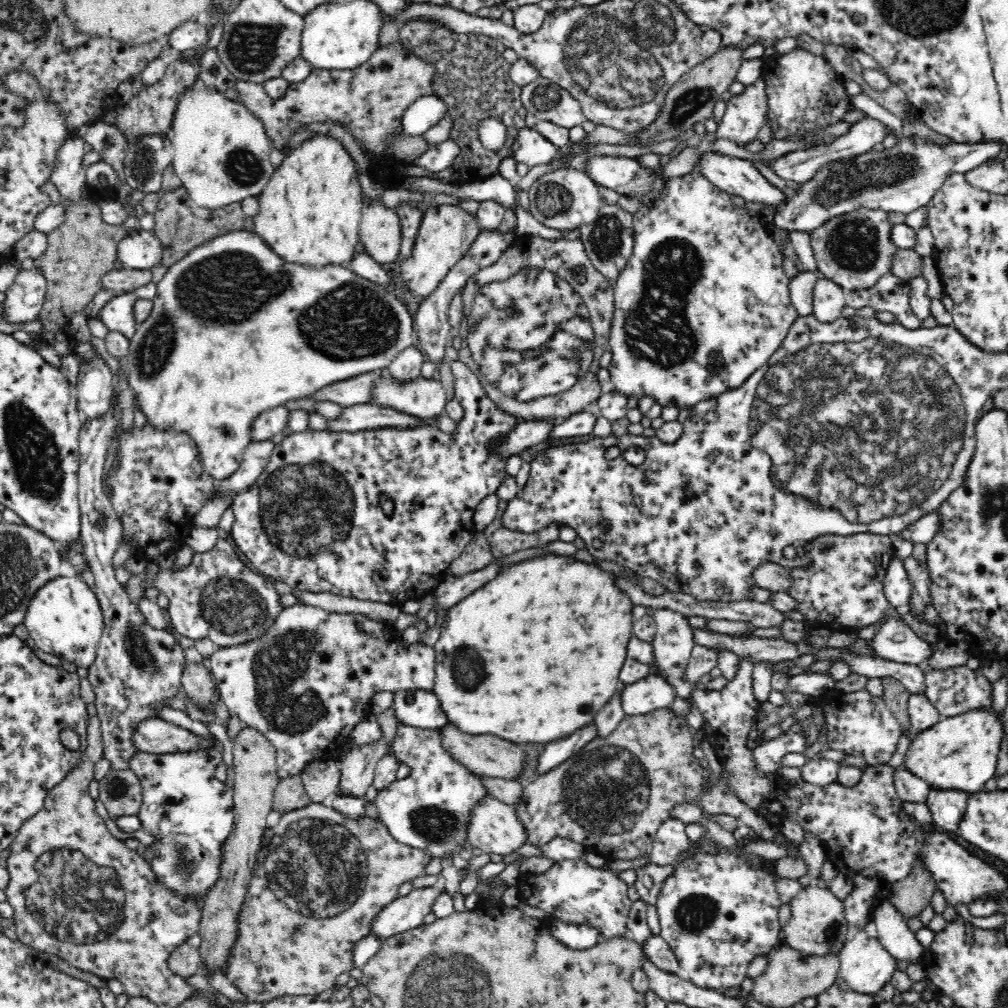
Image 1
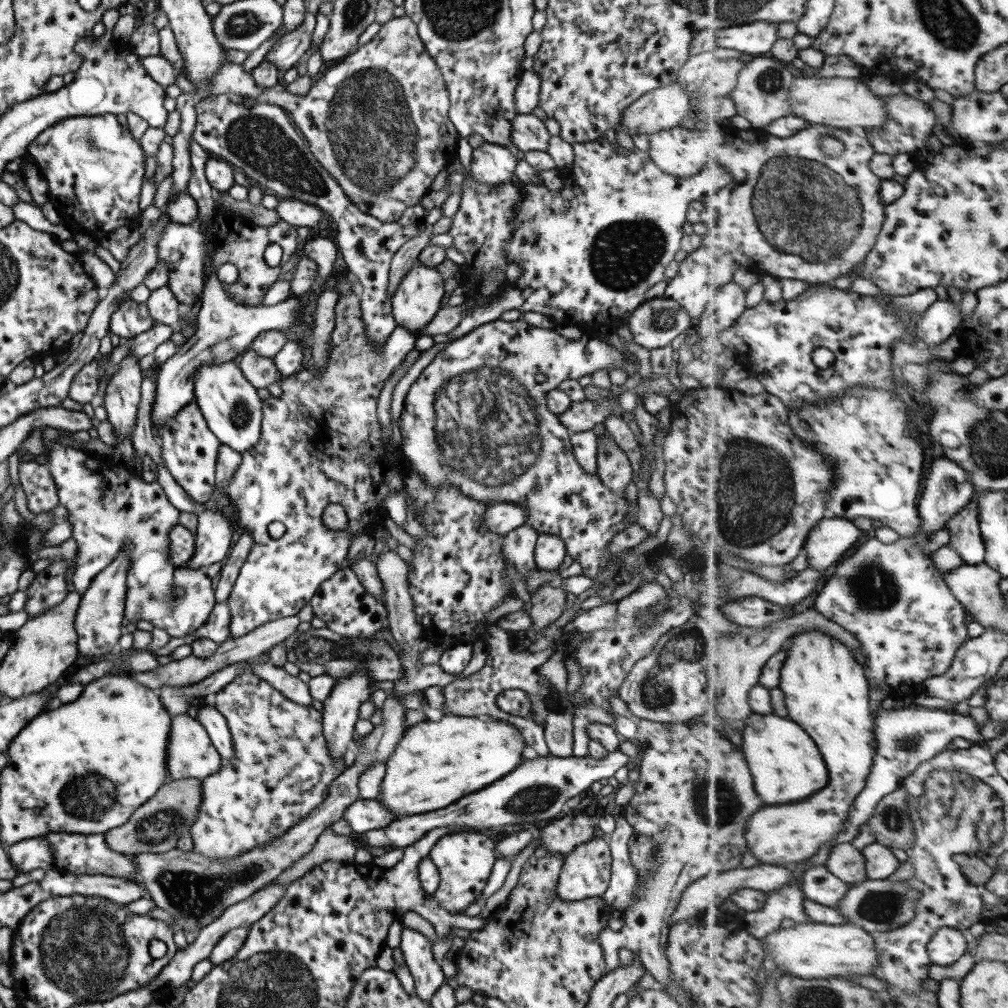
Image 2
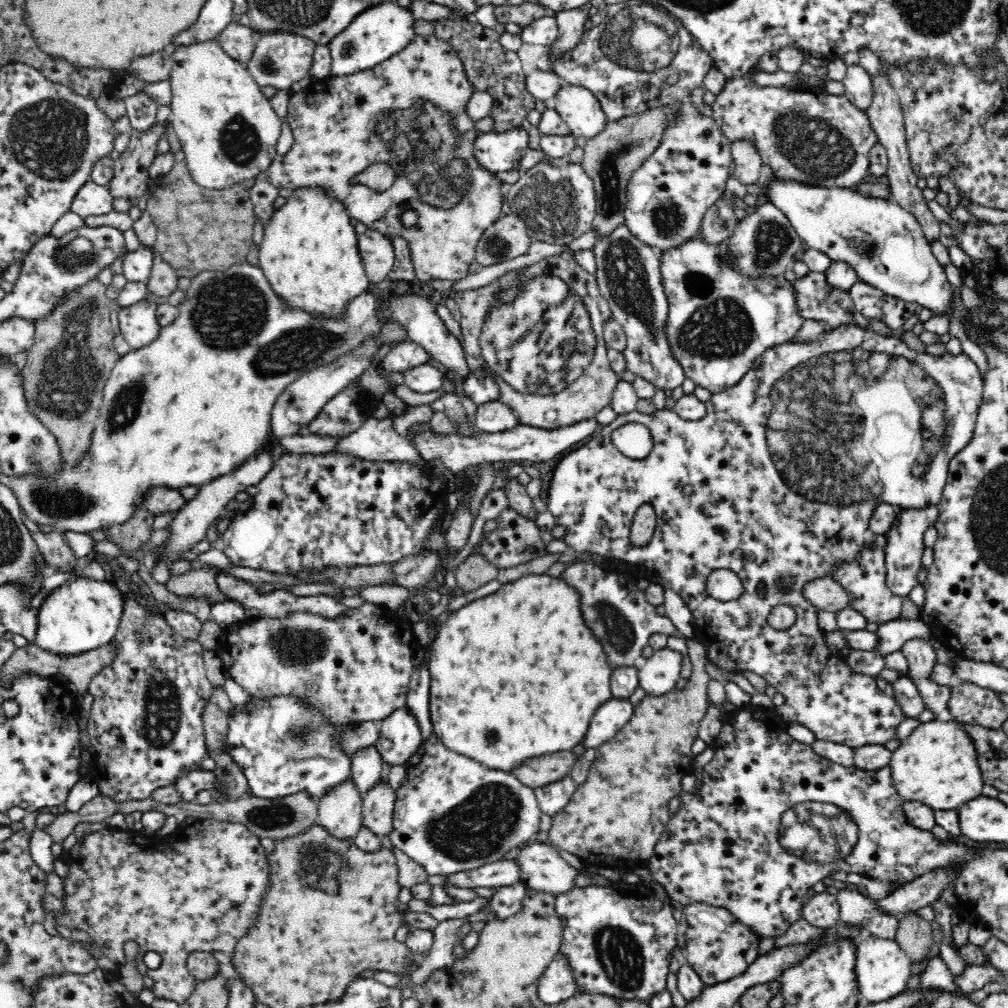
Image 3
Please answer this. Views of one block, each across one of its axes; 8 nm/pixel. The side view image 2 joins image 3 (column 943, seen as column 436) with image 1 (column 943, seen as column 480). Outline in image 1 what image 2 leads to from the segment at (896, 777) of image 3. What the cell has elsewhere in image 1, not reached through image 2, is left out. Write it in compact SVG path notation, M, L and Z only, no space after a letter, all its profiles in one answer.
M991 706L990 708L974 708L958 716L945 717L934 726L923 730L913 738L905 757L905 767L923 778L932 788L940 790L966 790L977 793L990 778L995 778L998 754L1004 738L1004 725L1002 716L999 716Z

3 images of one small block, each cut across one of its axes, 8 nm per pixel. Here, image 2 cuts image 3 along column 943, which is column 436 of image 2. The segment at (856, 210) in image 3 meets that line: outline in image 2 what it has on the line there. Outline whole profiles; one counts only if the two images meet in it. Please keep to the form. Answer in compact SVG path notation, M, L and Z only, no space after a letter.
M415 261L411 269L403 275L403 280L397 285L395 293L391 295L391 315L395 324L407 327L407 331L419 331L435 316L440 309L441 298L447 290L444 288L444 280L437 272L435 266L427 266Z

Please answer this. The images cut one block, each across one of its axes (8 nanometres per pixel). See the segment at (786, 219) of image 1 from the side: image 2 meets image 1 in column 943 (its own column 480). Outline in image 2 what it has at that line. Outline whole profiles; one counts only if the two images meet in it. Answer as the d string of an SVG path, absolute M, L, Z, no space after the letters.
M484 141L472 148L469 172L473 181L493 187L512 181L517 162L507 147Z

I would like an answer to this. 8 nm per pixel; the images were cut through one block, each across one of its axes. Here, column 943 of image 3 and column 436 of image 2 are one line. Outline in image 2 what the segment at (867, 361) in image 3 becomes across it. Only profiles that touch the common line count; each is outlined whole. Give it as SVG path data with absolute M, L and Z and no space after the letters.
M520 318L514 321L495 319L493 322L486 322L481 326L476 326L473 330L461 335L461 337L447 342L435 354L432 361L423 368L415 382L411 384L409 391L405 394L403 410L399 414L399 420L397 420L397 427L402 438L399 448L408 462L408 466L413 469L413 472L419 474L419 478L423 480L425 486L429 486L433 490L437 490L437 488L451 488L453 486L453 488L461 490L463 496L467 496L467 498L471 498L475 502L481 502L481 504L491 505L497 502L519 504L525 510L524 524L526 526L533 528L537 534L559 537L563 541L566 554L581 566L582 571L580 574L590 579L595 578L601 572L601 568L607 566L607 562L612 557L611 551L605 553L605 546L611 542L613 536L630 526L630 524L626 524L625 517L632 512L631 506L625 501L623 489L611 491L611 489L607 489L601 483L601 479L599 479L596 473L589 473L585 469L580 468L572 452L569 440L571 433L559 423L558 416L552 414L547 409L546 395L547 392L557 389L561 382L567 379L578 379L585 374L591 375L595 370L609 372L609 370L615 369L615 367L623 367L627 376L634 380L637 377L635 373L637 372L637 360L635 361L636 364L633 362L629 363L622 353L603 338L593 339L591 336L582 335L578 340L572 341L563 338L554 329L531 326Z

